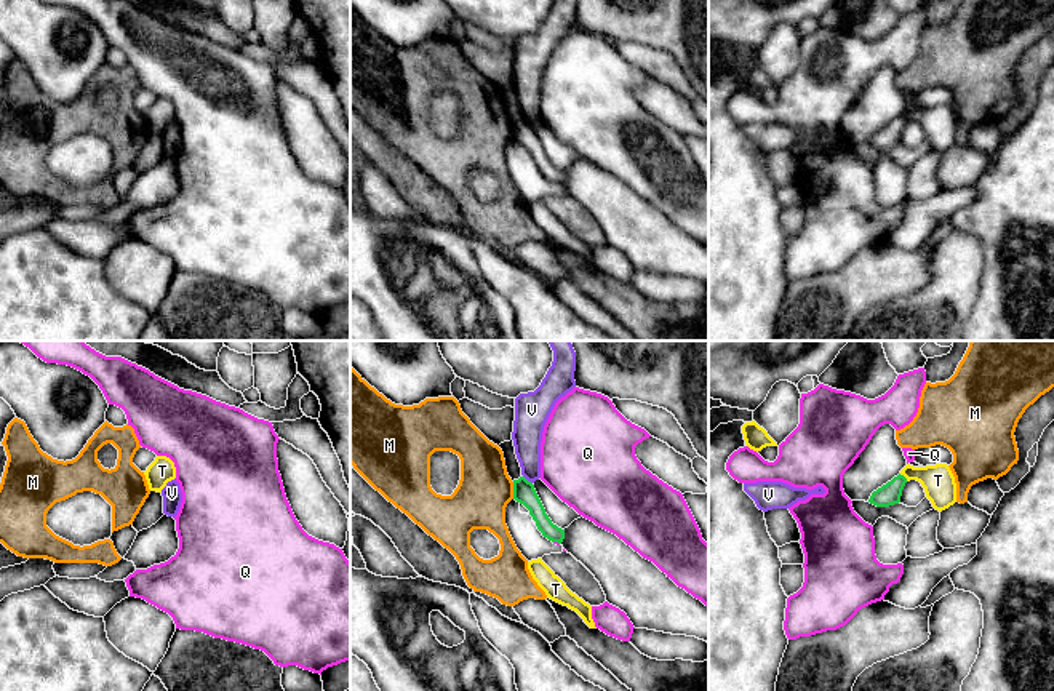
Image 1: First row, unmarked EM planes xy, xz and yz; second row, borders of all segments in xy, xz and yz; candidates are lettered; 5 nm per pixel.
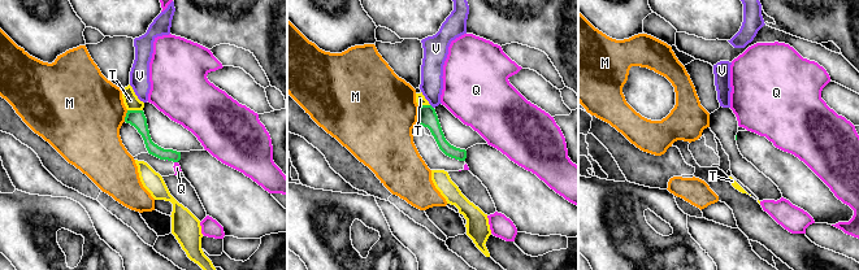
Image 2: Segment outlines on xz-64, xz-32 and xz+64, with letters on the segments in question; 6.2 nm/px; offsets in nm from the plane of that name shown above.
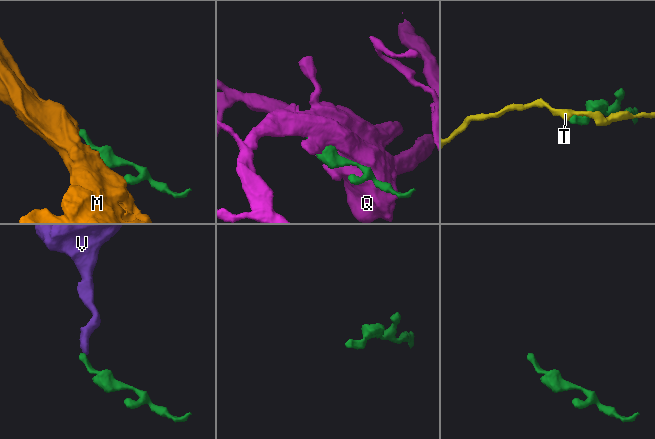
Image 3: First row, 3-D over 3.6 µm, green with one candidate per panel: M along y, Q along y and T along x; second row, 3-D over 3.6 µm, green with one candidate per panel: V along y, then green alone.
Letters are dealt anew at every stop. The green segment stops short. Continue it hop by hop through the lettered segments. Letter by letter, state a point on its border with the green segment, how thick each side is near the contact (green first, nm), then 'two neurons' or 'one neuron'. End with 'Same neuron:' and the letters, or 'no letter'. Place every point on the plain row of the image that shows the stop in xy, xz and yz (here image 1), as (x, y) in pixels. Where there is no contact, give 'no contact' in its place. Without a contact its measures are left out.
M: contact xz (514, 131); calibres 110 and 280 nm; two neurons
Q: contact xz (557, 183); calibres 90 and 20 nm; two neurons
T: contact yz (904, 119); calibres 110 and 160 nm; two neurons
V: contact xz (526, 122); calibres 110 and 150 nm; two neurons
Same neuron: no letter

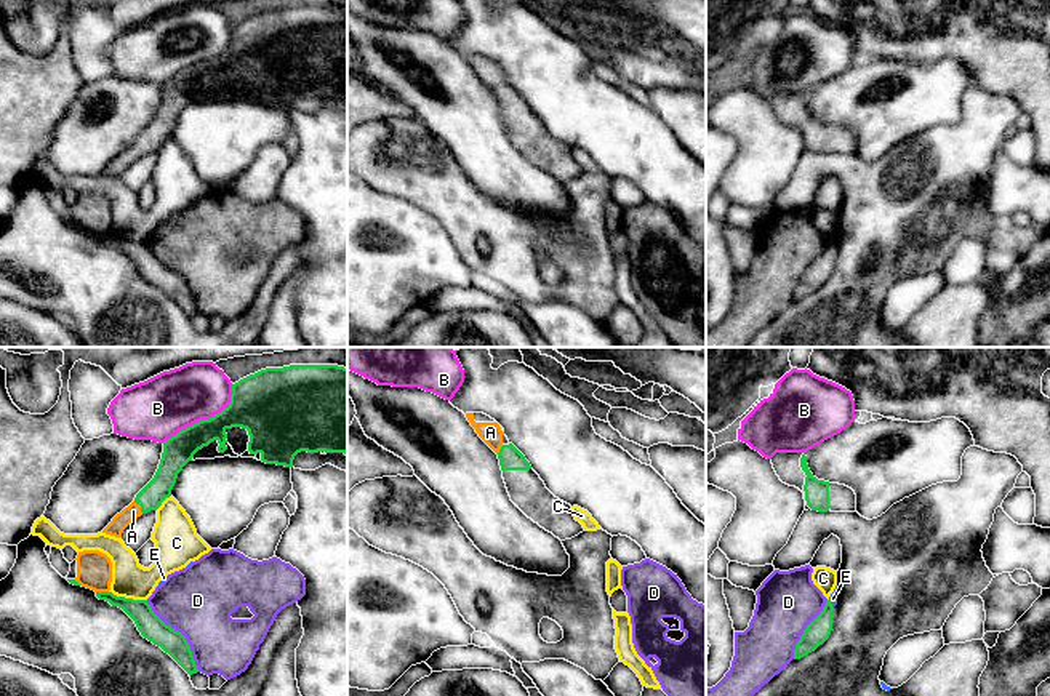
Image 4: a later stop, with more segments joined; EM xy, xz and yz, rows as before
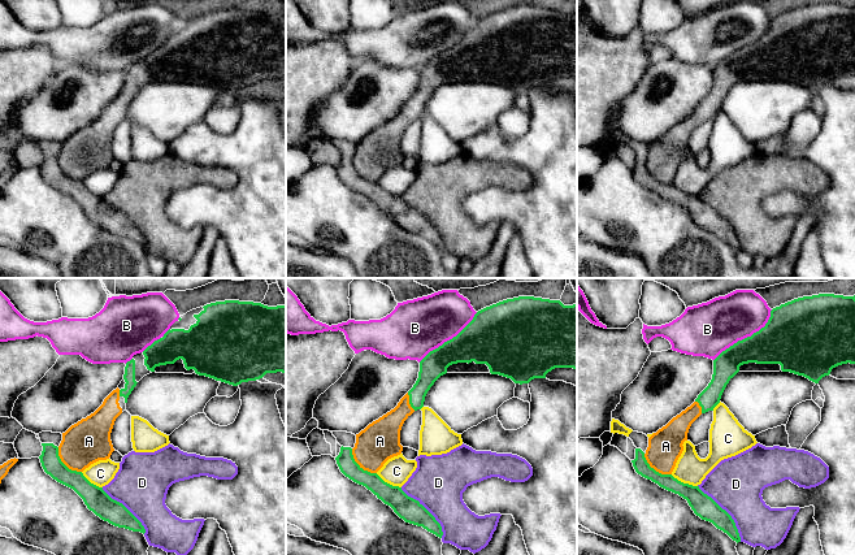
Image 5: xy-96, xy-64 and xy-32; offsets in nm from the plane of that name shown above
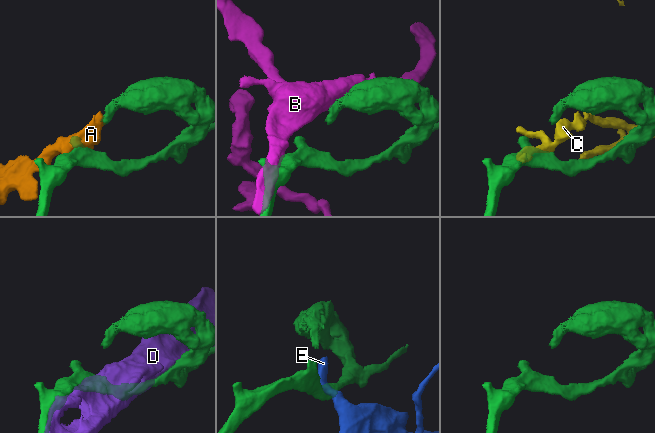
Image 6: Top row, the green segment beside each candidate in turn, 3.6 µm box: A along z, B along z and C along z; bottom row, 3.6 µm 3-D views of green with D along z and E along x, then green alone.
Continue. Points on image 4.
A: contact xy (140, 146); calibres 120 and 80 nm; one neuron
B: contact xy (205, 61); calibres 240 and 300 nm; two neurons
C: contact xy (128, 240); calibres 120 and 180 nm; two neurons
D: contact xy (181, 276); calibres 120 and 360 nm; two neurons
E: contact yz (831, 245); calibres 120 and 40 nm; two neurons
Same neuron: A

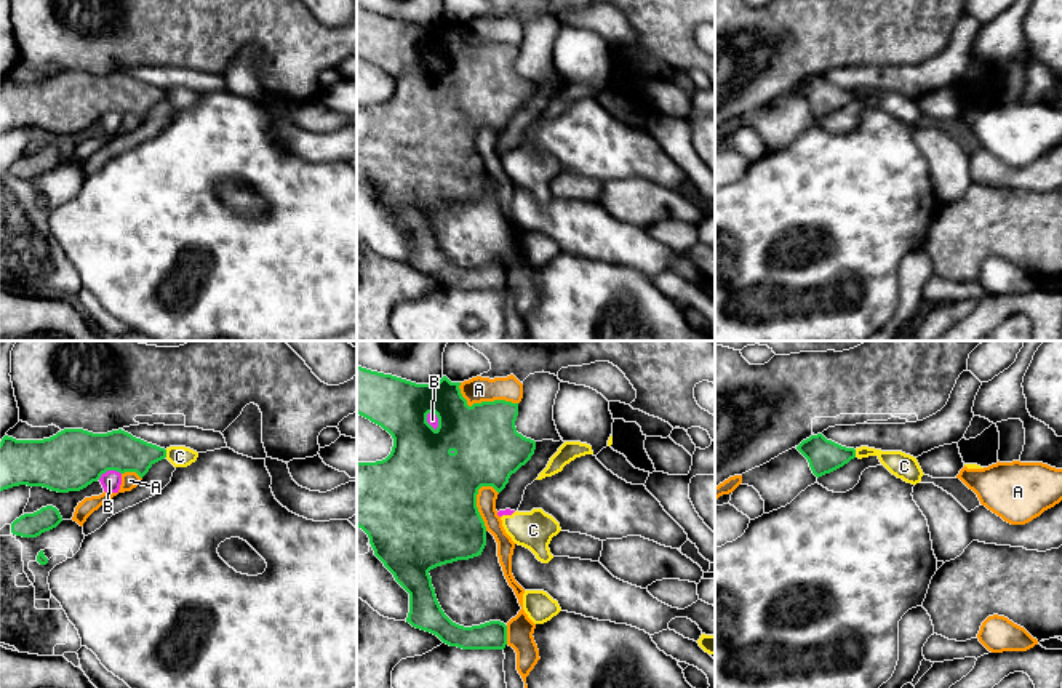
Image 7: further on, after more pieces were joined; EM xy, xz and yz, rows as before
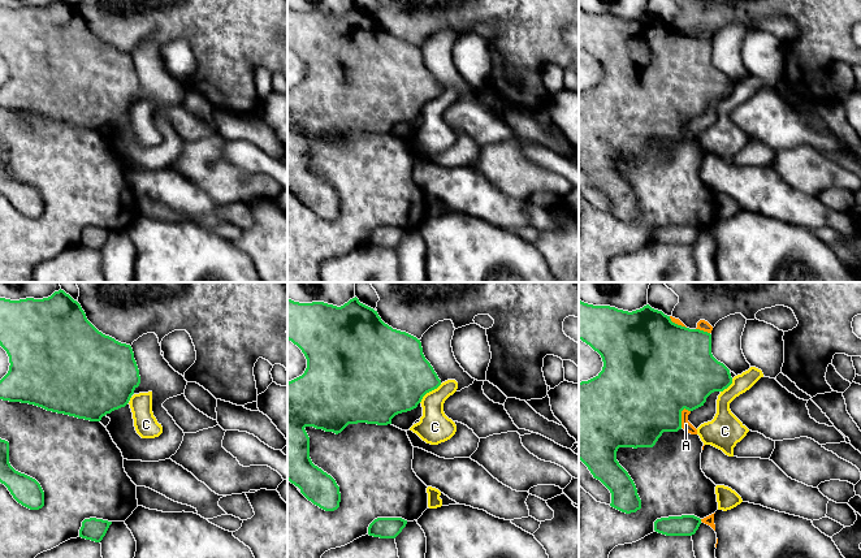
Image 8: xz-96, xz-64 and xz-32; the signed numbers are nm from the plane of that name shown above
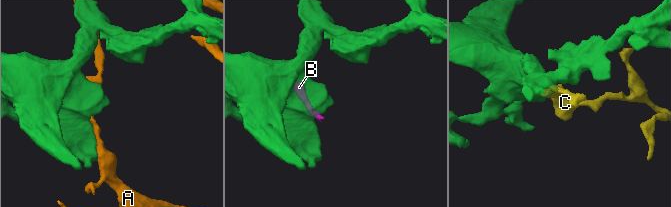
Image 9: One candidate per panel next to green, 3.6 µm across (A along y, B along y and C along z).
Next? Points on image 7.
A: contact xz (483, 44); calibres 340 and 130 nm; two neurons
B: contact xy (109, 111); calibres 300 and 100 nm; two neurons
C: contact xy (165, 95); calibres 200 and 110 nm; two neurons
Same neuron: no letter

